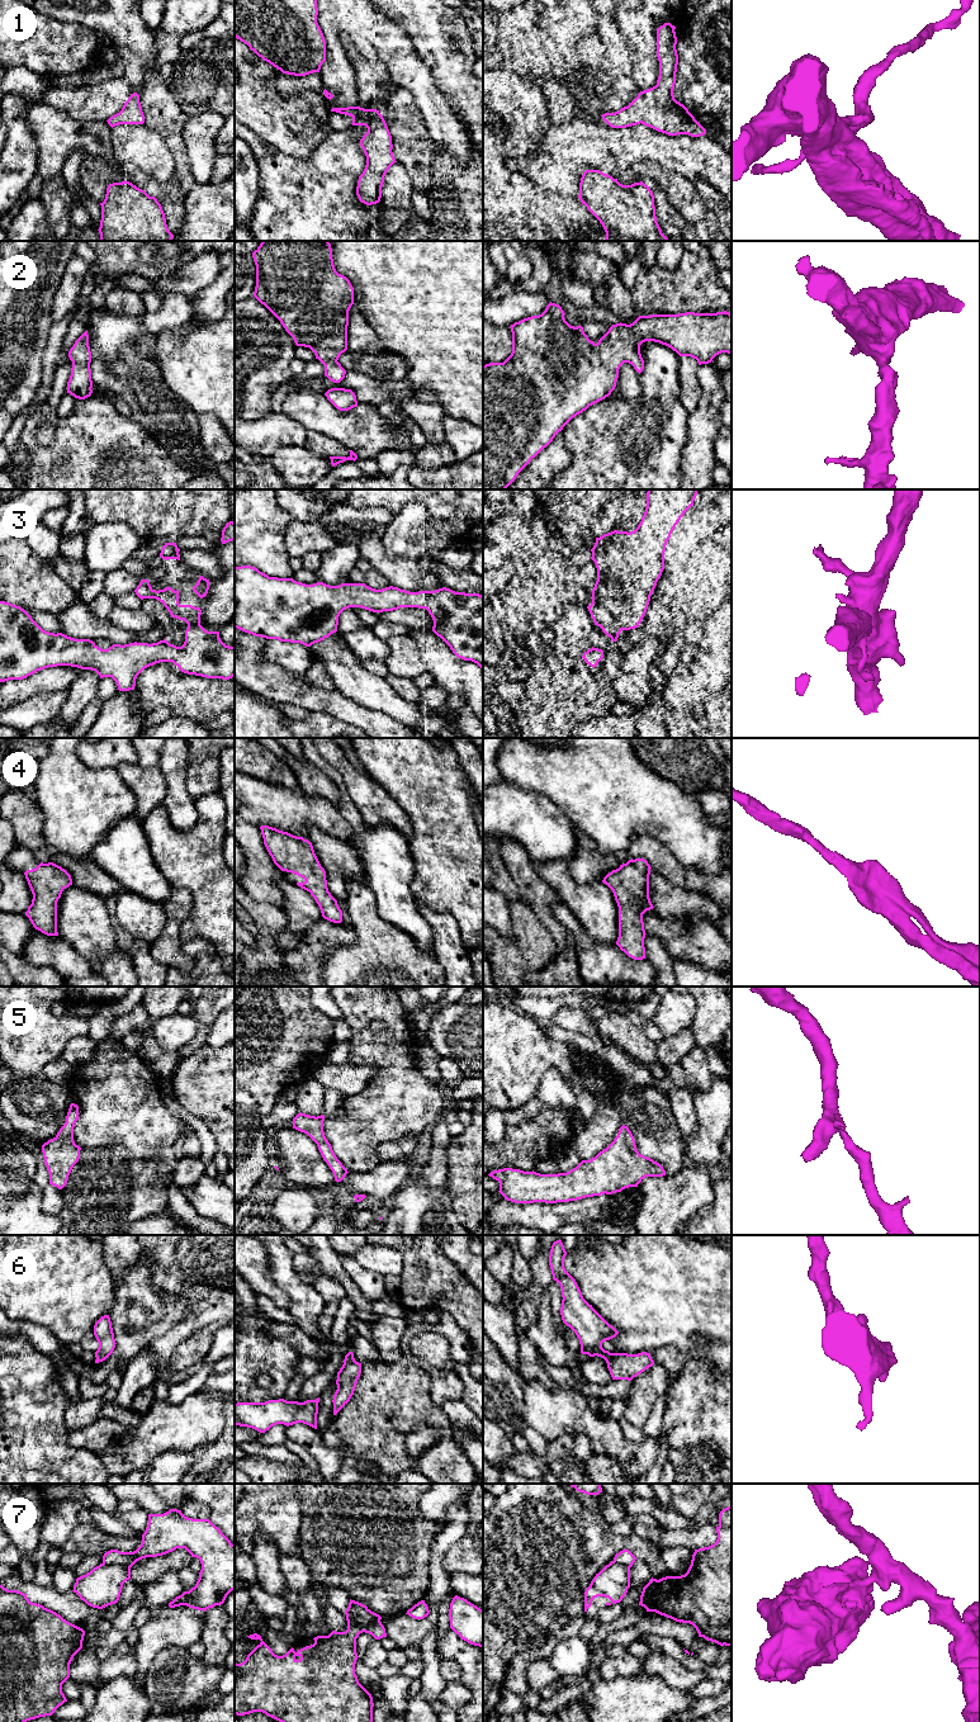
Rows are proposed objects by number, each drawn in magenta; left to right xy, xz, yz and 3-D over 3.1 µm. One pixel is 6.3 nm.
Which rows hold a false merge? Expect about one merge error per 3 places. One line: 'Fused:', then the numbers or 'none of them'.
Fused: 7

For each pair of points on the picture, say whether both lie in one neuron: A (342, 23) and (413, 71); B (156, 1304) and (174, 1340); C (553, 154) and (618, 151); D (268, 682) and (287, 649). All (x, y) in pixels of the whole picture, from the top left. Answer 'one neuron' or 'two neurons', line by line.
A: one neuron
B: two neurons
C: one neuron
D: two neurons

